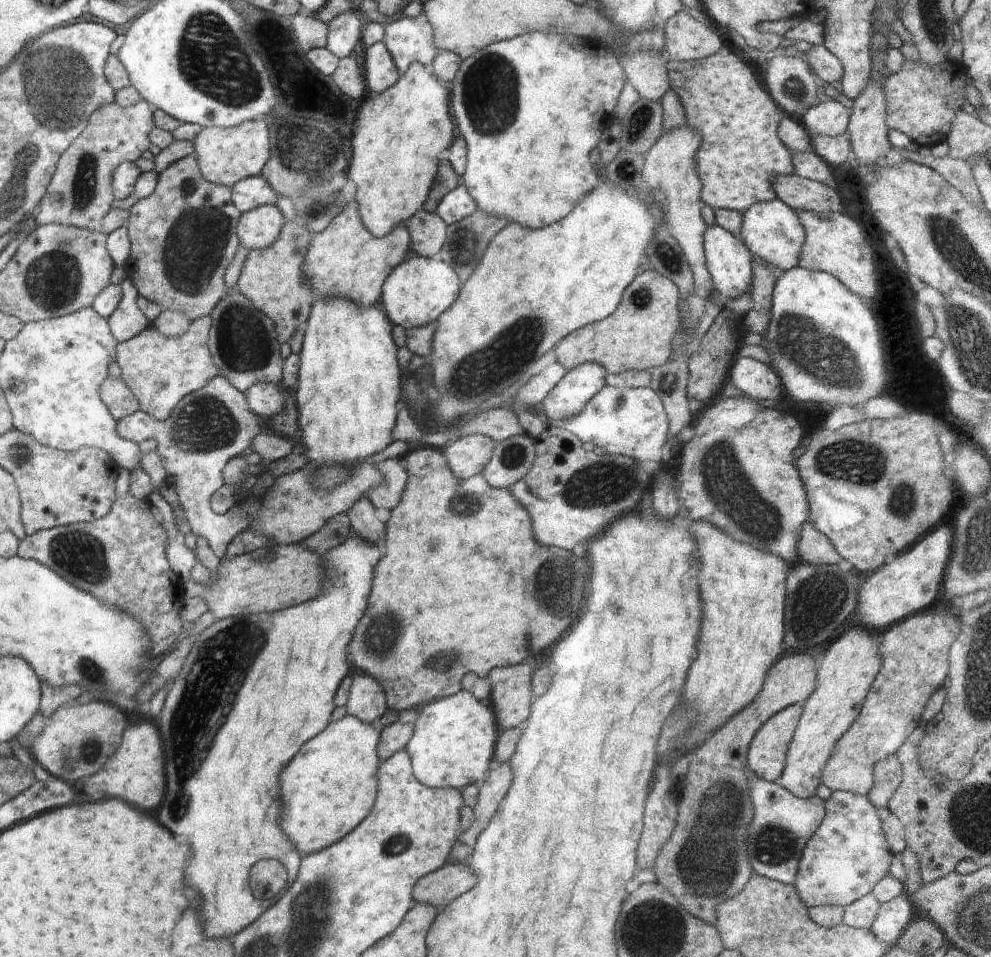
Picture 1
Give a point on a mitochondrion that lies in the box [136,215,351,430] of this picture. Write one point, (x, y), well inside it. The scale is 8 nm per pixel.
(242, 336)

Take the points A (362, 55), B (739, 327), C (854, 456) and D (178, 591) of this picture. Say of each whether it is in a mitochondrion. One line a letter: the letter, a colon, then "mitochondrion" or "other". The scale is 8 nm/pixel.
A: other
B: other
C: mitochondrion
D: other

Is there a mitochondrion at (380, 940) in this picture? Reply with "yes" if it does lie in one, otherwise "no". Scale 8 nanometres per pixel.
no

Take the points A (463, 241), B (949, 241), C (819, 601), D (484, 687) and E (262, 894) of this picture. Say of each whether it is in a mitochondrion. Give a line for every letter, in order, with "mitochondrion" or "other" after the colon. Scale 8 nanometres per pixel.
A: mitochondrion
B: mitochondrion
C: mitochondrion
D: other
E: mitochondrion

